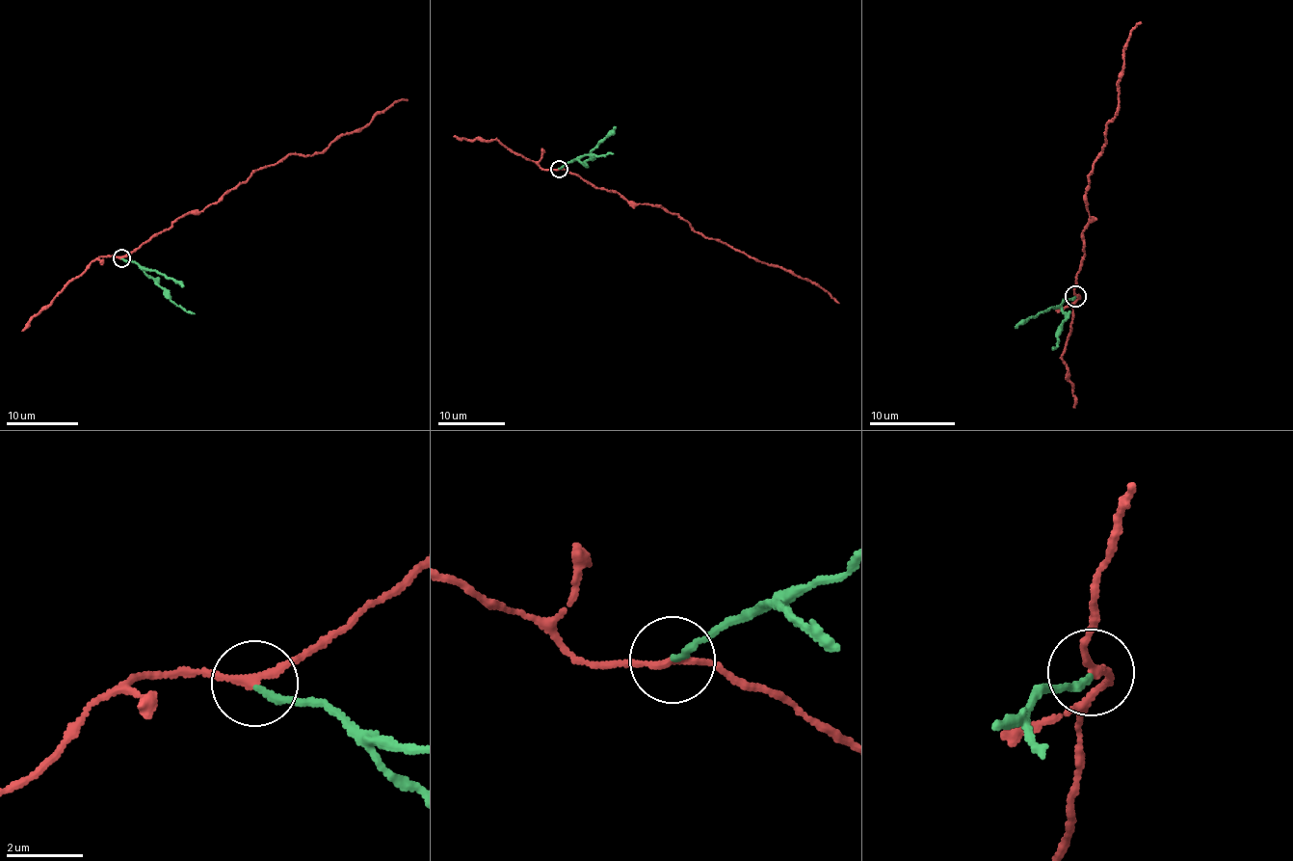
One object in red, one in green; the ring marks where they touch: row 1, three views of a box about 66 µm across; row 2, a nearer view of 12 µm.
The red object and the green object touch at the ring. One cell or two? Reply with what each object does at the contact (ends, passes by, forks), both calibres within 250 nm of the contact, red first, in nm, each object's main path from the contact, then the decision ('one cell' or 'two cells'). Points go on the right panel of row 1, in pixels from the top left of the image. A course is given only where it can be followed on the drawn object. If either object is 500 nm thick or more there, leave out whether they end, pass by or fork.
red passes by; green ends there; 180 nm thick on the red side, 170 nm on the other; red runs (1076, 296), (1075, 277), (1085, 255), (1081, 236), (1089, 223), (1087, 177), (1117, 110), (1124, 45), (1141, 22); green runs (1076, 296), (1063, 303), (1065, 312), (1056, 337), (1059, 342), (1054, 349); two cells

